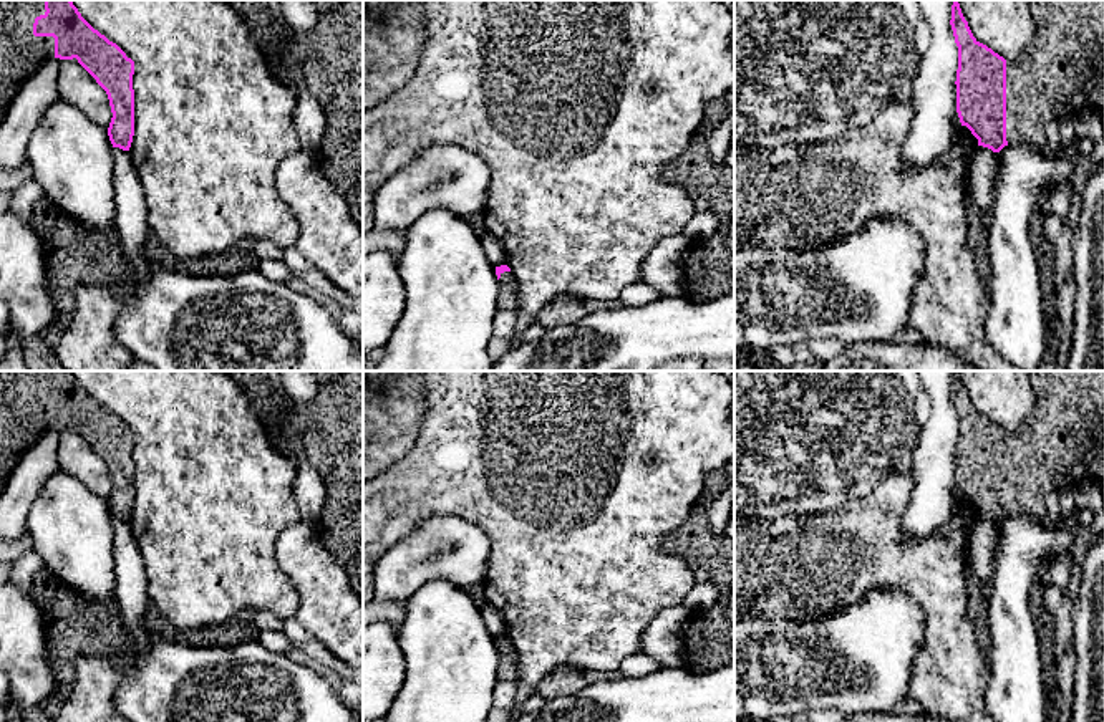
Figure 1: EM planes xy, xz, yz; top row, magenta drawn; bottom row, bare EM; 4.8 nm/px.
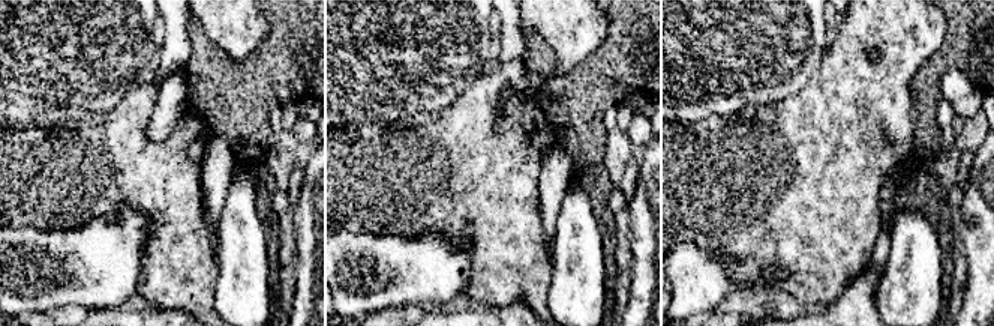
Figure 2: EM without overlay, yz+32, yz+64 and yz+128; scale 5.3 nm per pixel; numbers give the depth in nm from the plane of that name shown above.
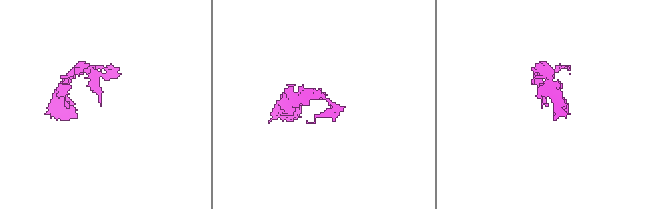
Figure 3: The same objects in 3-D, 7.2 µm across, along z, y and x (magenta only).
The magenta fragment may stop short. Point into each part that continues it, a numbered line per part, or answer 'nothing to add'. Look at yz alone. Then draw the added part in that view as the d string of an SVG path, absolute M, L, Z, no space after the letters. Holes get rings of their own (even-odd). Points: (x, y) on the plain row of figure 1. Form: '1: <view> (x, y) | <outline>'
1: yz (1061, 444) | M1029 371L1029 378L1038 404L1014 432L1006 432L1006 512L1046 522L1049 492L1104 480L1104 371Z

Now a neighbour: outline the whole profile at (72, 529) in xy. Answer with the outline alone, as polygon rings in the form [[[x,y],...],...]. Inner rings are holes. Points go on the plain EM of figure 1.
[[[58,469],[33,500],[27,532],[31,537],[31,548],[45,568],[68,590],[101,608],[118,603],[113,515],[108,502],[81,480]]]

